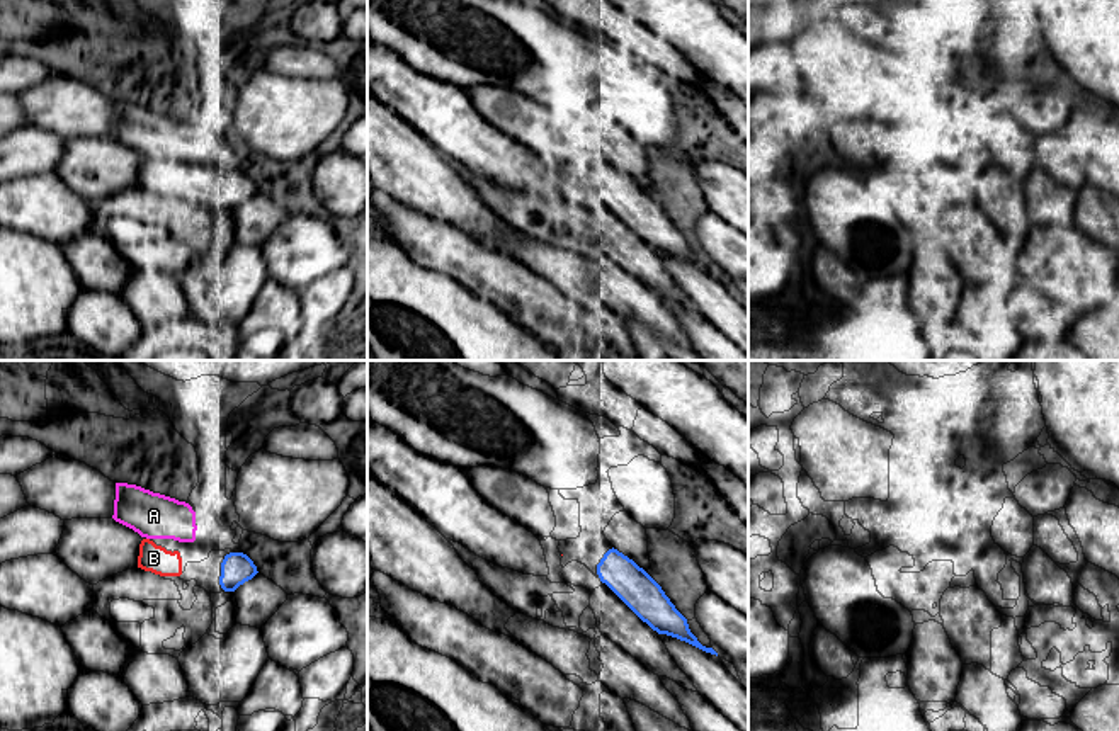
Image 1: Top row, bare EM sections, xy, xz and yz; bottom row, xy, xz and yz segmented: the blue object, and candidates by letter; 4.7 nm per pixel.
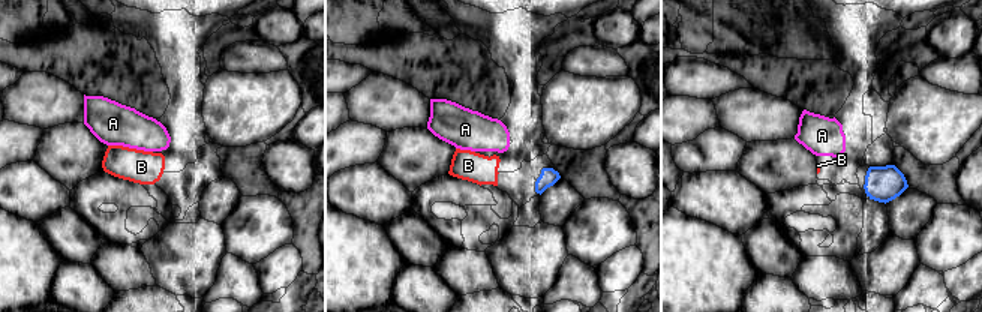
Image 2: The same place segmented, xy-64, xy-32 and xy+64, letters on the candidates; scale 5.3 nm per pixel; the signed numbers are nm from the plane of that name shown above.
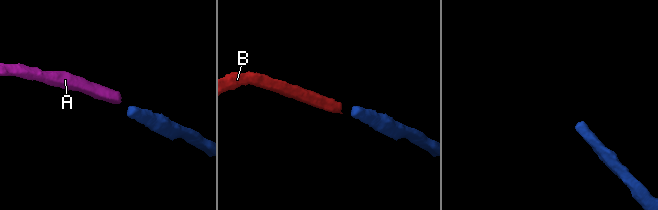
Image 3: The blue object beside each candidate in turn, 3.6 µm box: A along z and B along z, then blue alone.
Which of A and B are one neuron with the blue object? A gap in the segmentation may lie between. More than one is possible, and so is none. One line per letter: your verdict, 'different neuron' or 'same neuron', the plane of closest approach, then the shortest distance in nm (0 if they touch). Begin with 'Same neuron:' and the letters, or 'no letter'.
Same neuron: B
A: different neuron; nearest in xy; 160 nm apart
B: same neuron; nearest in xy; 180 nm apart

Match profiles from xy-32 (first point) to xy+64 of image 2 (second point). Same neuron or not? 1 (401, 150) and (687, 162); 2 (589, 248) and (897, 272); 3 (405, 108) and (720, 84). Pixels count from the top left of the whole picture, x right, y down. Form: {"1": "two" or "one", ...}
{"1": "two", "2": "two", "3": "two"}

